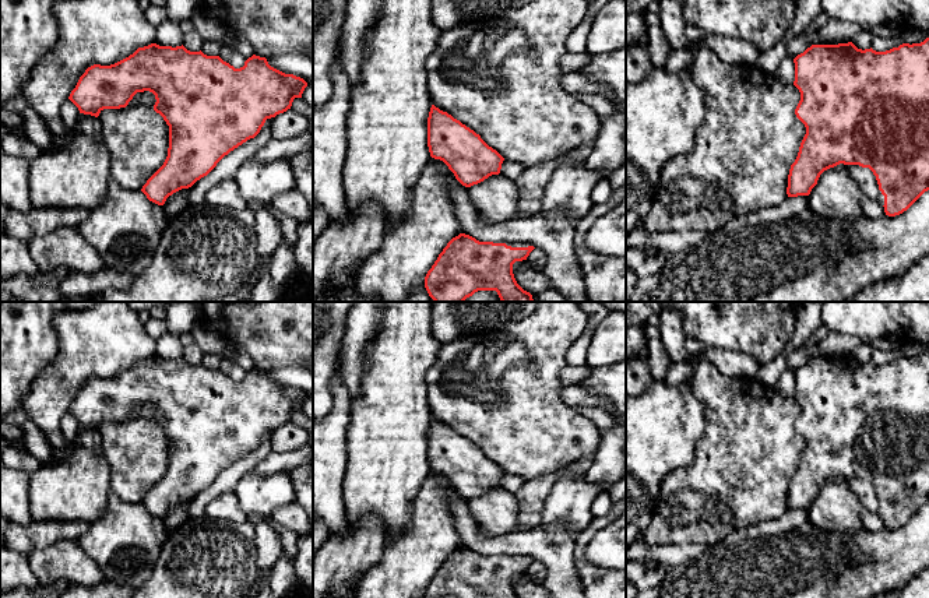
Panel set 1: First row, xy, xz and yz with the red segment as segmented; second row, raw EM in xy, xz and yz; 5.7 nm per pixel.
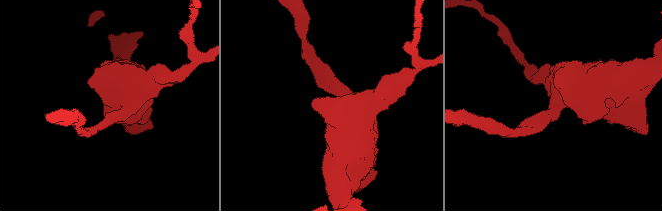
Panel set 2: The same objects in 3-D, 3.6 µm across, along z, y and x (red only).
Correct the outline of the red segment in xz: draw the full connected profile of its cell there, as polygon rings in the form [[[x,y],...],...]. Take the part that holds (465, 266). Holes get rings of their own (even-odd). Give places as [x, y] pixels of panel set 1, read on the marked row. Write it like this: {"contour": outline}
{"contour": [[[460,233],[427,271],[425,288],[434,302],[464,302],[478,291],[496,291],[502,302],[534,302],[513,274],[513,264],[534,249],[531,243],[479,242]]]}

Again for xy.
{"contour": [[[151,43],[138,48],[129,57],[110,64],[94,64],[80,77],[68,99],[78,108],[80,113],[98,117],[103,109],[126,108],[137,92],[149,91],[155,95],[154,110],[159,113],[169,126],[169,148],[163,165],[147,180],[141,191],[158,205],[163,205],[173,193],[191,187],[197,180],[207,176],[217,163],[231,151],[254,138],[267,119],[291,109],[295,98],[302,98],[307,82],[293,74],[285,74],[271,67],[265,57],[253,54],[244,66],[235,68],[219,56],[207,56],[201,50],[190,52],[182,46],[159,46]]]}

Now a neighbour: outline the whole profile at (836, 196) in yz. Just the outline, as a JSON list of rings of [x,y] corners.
[[[849,165],[824,170],[809,194],[809,210],[826,219],[852,222],[862,215],[862,191],[849,175]]]

